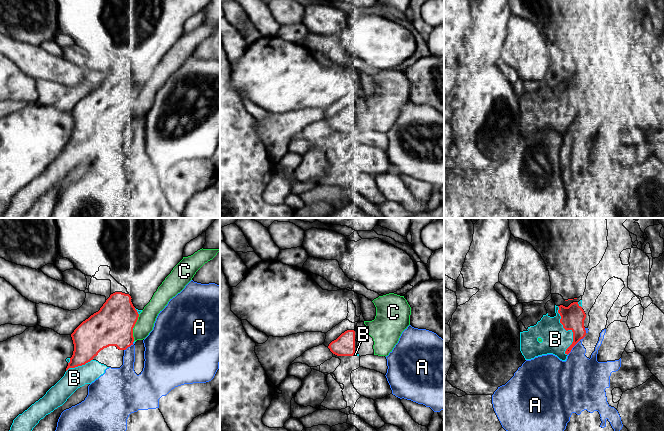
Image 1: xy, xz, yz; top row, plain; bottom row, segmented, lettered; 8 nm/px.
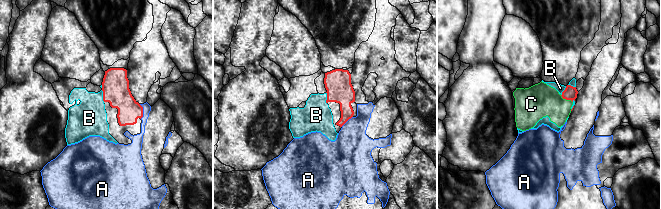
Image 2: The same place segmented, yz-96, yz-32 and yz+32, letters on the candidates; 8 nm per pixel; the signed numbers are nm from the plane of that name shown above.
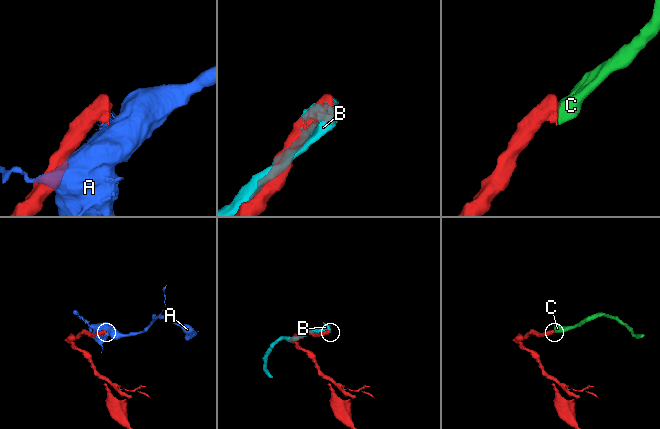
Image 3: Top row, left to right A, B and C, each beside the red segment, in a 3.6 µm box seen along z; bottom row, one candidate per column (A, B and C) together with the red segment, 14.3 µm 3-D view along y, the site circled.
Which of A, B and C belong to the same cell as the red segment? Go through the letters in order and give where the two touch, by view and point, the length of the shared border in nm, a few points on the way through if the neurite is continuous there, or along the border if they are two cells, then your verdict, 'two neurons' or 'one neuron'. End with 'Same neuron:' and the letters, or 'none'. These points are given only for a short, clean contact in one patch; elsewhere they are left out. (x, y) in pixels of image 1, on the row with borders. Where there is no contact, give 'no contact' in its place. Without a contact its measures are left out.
A: meets red in yz at (575, 344); contact 200 nm long; two neurons
B: meets red in yz at (569, 329); contact 400 nm long; two neurons
C: meets red in xy at (136, 321); contact 120 nm long; two neurons
Same neuron: none

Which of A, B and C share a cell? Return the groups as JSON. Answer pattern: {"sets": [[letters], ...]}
{"sets": [["A"], ["B", "C"]]}

